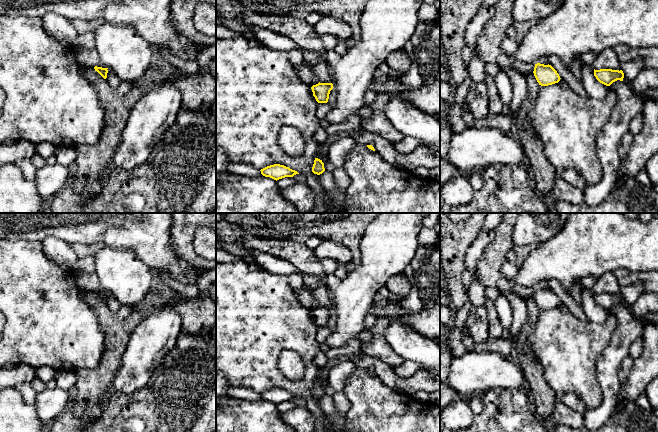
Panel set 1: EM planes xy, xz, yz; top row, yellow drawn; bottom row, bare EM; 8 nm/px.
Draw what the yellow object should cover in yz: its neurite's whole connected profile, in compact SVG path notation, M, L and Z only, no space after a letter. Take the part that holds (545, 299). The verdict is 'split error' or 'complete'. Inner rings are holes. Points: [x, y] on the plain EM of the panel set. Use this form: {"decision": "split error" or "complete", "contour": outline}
{"decision": "split error", "contour": "M503 213L500 223L494 229L494 240L486 247L478 262L479 278L485 288L497 288L500 293L512 292L521 298L533 296L541 310L558 307L561 302L551 289L517 286L501 272L503 263L507 261L506 254L516 246L512 232L517 215L518 213Z"}

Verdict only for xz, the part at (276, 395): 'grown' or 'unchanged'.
unchanged

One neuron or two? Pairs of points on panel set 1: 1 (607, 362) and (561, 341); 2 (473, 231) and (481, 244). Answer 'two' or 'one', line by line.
1: two
2: two

